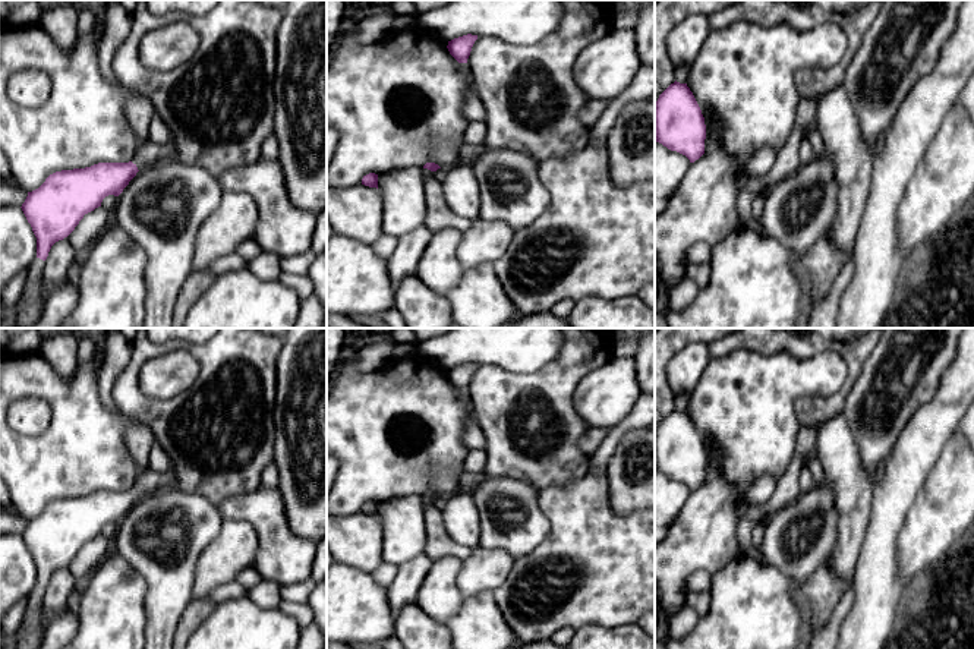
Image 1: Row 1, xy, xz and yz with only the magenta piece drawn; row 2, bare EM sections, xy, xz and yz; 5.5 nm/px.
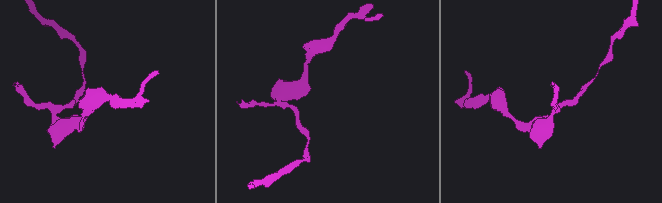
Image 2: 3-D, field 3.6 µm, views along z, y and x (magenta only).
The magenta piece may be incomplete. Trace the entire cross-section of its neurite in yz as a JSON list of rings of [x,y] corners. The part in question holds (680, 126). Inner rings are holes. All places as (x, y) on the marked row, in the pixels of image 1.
[[[671,84],[655,105],[656,142],[694,163],[705,154],[706,125],[687,84]]]

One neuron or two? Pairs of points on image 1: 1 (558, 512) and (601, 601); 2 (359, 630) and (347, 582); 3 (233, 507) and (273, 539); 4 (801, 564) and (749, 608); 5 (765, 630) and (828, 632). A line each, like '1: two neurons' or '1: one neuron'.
1: one neuron
2: one neuron
3: one neuron
4: two neurons
5: two neurons

